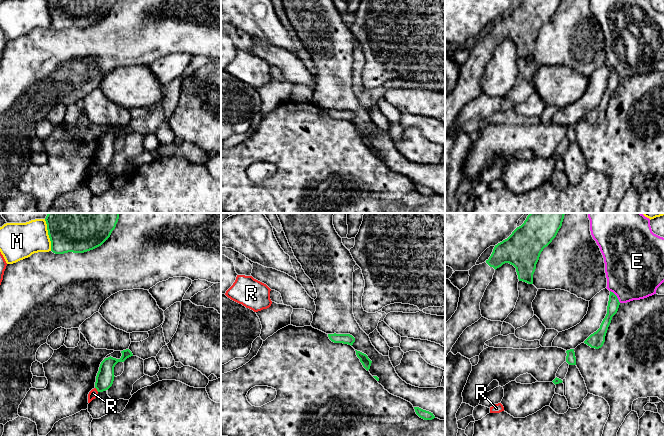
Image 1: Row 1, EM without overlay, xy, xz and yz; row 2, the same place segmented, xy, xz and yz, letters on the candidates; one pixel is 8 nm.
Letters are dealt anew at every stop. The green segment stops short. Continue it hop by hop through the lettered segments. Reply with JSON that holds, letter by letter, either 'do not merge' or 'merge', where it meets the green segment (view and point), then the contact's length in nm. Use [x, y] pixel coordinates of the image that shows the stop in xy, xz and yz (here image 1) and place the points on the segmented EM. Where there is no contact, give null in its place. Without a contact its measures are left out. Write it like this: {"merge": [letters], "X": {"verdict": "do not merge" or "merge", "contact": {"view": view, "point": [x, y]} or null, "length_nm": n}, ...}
{"merge": [], "E": {"verdict": "do not merge", "contact": {"view": "yz", "point": [616, 296]}, "length_nm": 130}, "M": {"verdict": "do not merge", "contact": {"view": "xy", "point": [48, 234]}, "length_nm": 260}, "R": {"verdict": "do not merge", "contact": {"view": "xy", "point": [96, 388]}, "length_nm": 50}}

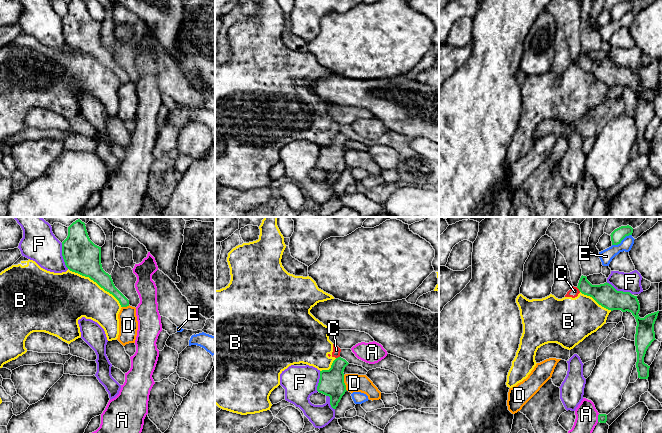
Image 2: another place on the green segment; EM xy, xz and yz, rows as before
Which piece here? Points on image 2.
{"merge": [], "A": {"verdict": "do not merge", "contact": {"view": "yz", "point": [598, 418]}, "length_nm": 70}, "B": {"verdict": "do not merge", "contact": {"view": "xy", "point": [96, 282]}, "length_nm": 550}, "C": {"verdict": "do not merge", "contact": {"view": "yz", "point": [578, 288]}, "length_nm": 50}, "D": {"verdict": "do not merge", "contact": {"view": "xz", "point": [344, 383]}, "length_nm": 130}, "E": {"verdict": "do not merge", "contact": {"view": "yz", "point": [621, 240]}, "length_nm": 180}, "F": {"verdict": "do not merge", "contact": {"view": "xy", "point": [62, 255]}, "length_nm": 220}}

